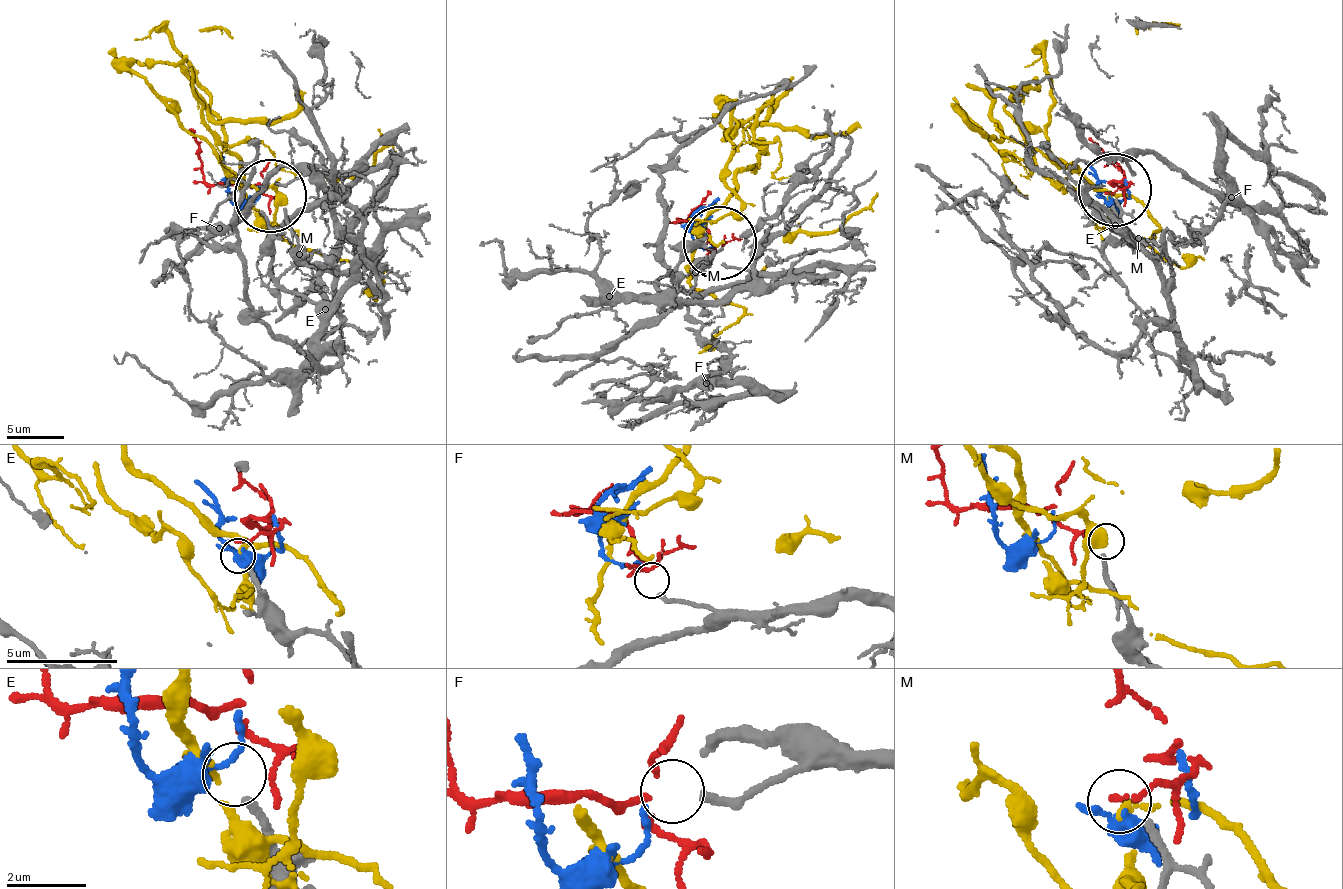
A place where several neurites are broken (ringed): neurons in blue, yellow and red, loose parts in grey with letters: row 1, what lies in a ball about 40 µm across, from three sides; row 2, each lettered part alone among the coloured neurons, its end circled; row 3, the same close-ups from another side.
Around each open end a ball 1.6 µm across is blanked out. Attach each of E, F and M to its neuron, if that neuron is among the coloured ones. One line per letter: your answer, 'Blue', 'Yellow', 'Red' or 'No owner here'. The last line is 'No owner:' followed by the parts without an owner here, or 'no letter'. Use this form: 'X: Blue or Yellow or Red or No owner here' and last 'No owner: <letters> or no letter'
E: Blue
F: Red
M: No owner here
No owner: M

